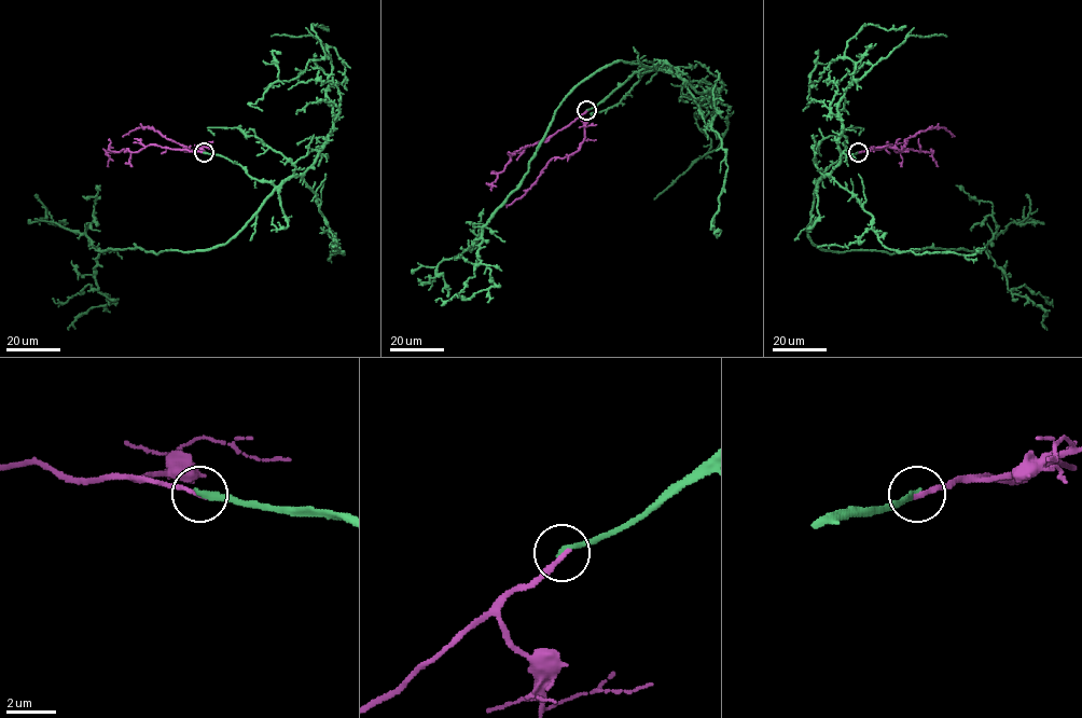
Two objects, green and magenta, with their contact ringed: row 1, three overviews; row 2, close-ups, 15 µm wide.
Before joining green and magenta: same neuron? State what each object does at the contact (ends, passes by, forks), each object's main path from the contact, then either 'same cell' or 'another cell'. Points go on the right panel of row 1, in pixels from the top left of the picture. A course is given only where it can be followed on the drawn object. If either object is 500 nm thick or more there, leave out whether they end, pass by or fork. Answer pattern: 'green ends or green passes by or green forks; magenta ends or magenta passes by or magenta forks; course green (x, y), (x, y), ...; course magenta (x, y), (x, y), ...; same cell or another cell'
green ends; magenta ends; course green (858, 153), (814, 182), (812, 243), (893, 253), (985, 249), (1012, 293), (1046, 313), (1046, 330); course magenta (858, 153), (889, 146), (900, 150), (905, 140), (934, 127), (944, 127), (952, 137); same cell

